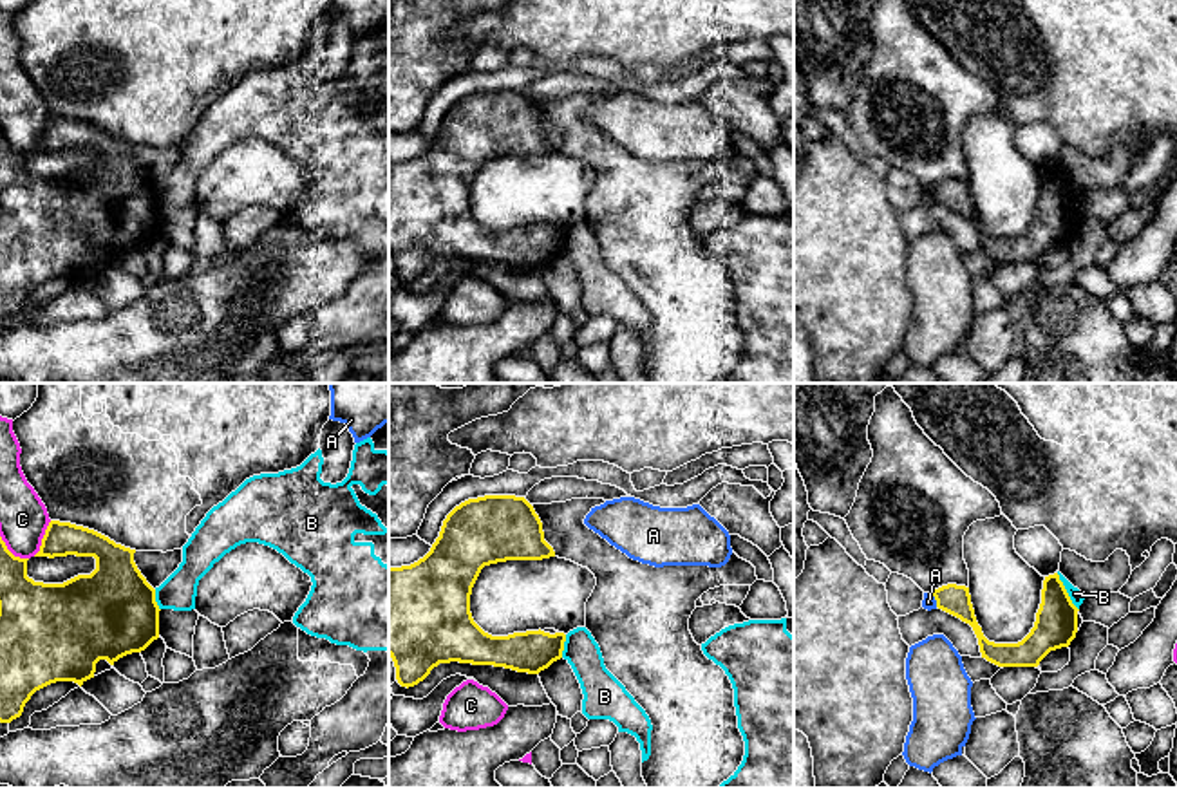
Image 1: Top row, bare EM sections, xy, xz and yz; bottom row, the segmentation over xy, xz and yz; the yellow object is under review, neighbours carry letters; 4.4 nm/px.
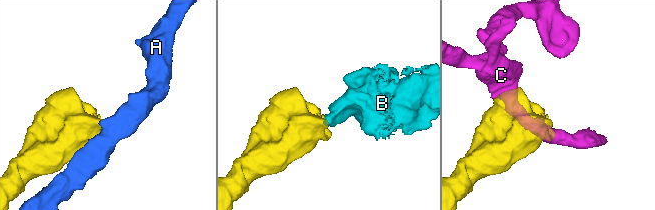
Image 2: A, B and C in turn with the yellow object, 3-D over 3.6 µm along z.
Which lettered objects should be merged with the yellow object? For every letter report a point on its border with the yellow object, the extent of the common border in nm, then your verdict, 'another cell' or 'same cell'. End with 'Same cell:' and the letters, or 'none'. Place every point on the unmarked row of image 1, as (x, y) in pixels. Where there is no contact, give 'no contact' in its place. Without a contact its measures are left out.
A: contact yz (935, 194); length 80 nm; another cell
B: contact yz (1065, 187); length 190 nm; another cell
C: contact xy (42, 134); length 180 nm; another cell
Same cell: none

